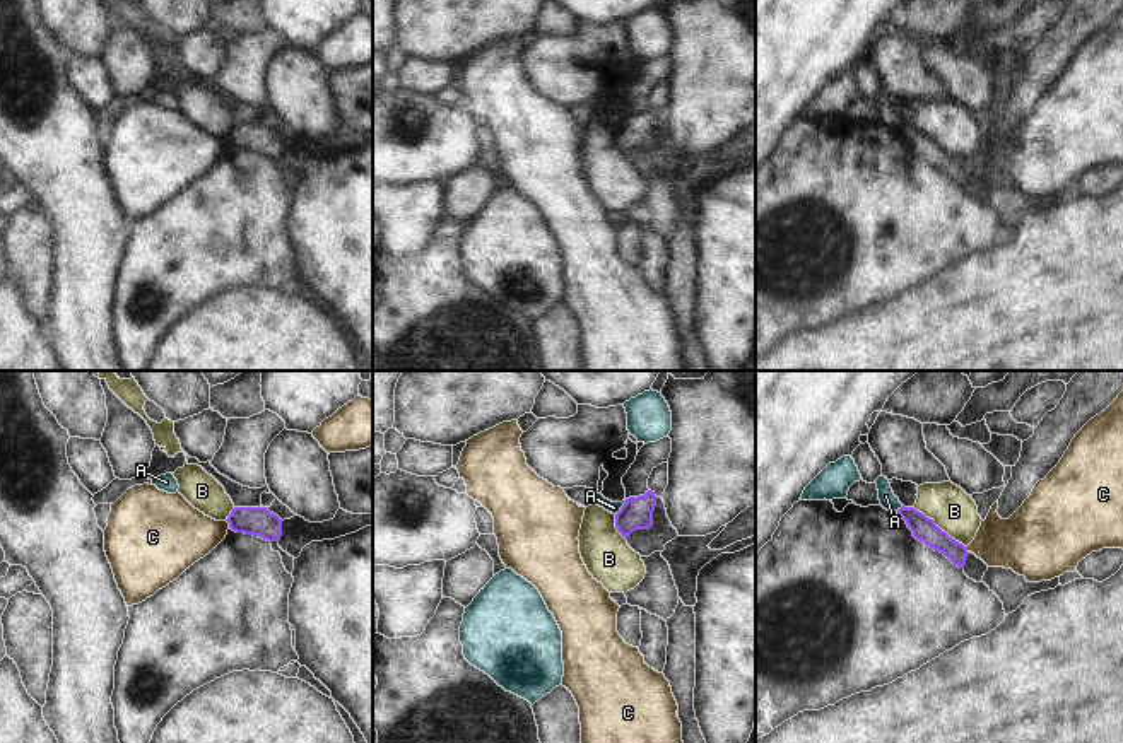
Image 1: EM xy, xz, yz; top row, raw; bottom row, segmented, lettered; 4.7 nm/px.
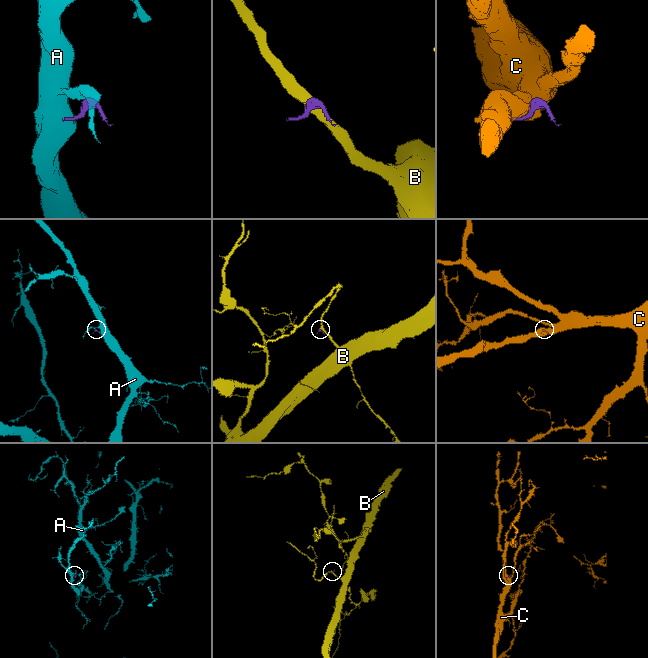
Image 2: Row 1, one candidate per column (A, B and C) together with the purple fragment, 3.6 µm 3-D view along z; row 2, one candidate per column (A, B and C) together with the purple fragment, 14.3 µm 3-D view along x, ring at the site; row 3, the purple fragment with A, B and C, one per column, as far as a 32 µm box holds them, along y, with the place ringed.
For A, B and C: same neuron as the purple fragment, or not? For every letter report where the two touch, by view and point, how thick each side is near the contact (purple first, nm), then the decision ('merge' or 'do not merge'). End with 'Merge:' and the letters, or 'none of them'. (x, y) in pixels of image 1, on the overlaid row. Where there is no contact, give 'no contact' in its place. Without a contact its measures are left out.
A: xz (621, 508) | 150/60 nm | do not merge
B: yz (939, 528) | 120/200 nm | do not merge
C: xy (228, 521) | 140/320 nm | do not merge
Merge: none of them

